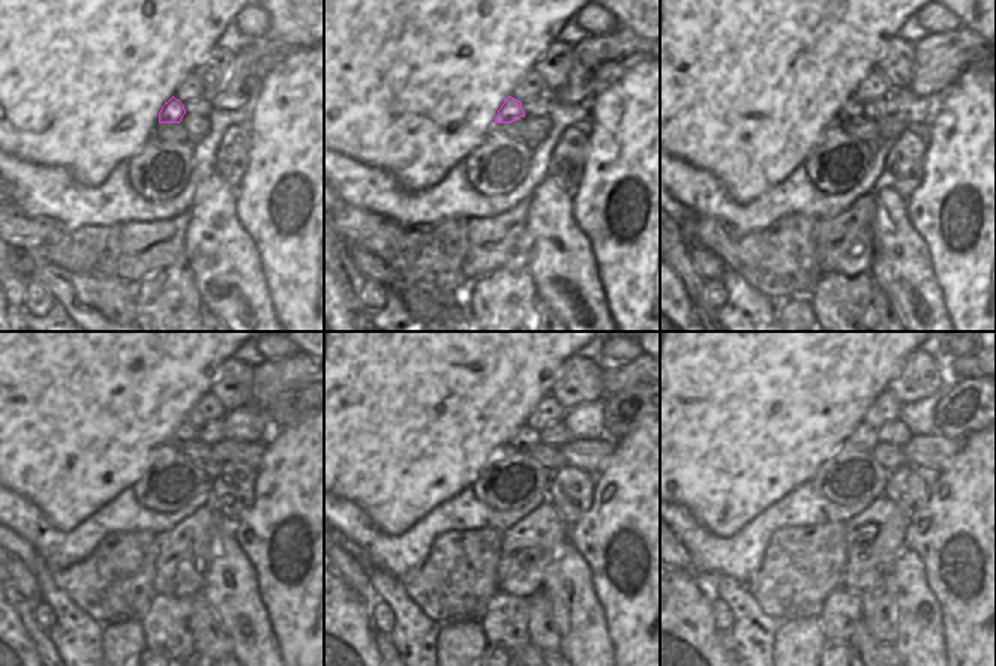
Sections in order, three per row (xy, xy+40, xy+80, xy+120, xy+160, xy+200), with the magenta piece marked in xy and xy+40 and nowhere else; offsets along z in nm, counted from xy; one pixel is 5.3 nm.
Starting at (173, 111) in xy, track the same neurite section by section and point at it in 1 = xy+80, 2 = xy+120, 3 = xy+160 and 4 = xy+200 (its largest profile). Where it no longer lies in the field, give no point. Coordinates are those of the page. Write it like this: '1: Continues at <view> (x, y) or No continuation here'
1: Continues at xy+80 (851, 108)
2: Continues at xy+120 (185, 434)
3: Continues at xy+160 (525, 435)
4: Continues at xy+200 (864, 438)

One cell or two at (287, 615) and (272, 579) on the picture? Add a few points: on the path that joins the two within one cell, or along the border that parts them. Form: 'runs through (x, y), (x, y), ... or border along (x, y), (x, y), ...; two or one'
runs through (287, 606), (287, 594), (281, 588); one

